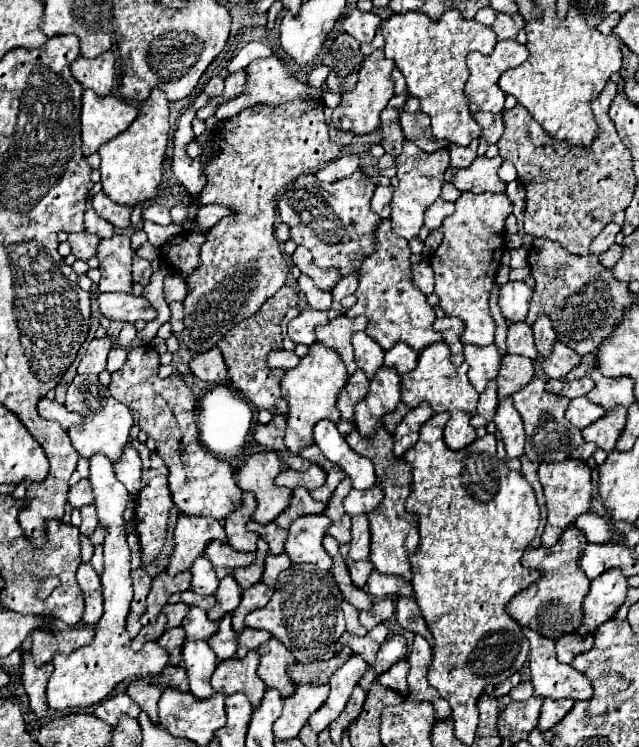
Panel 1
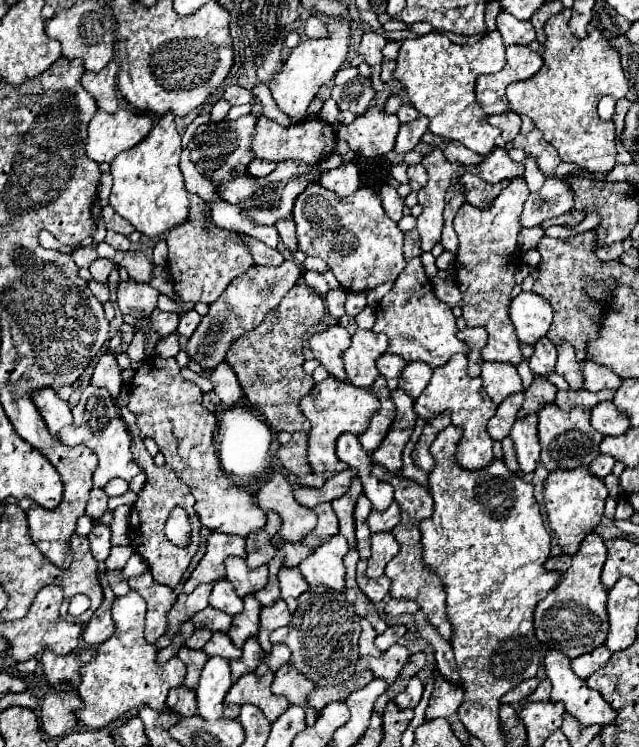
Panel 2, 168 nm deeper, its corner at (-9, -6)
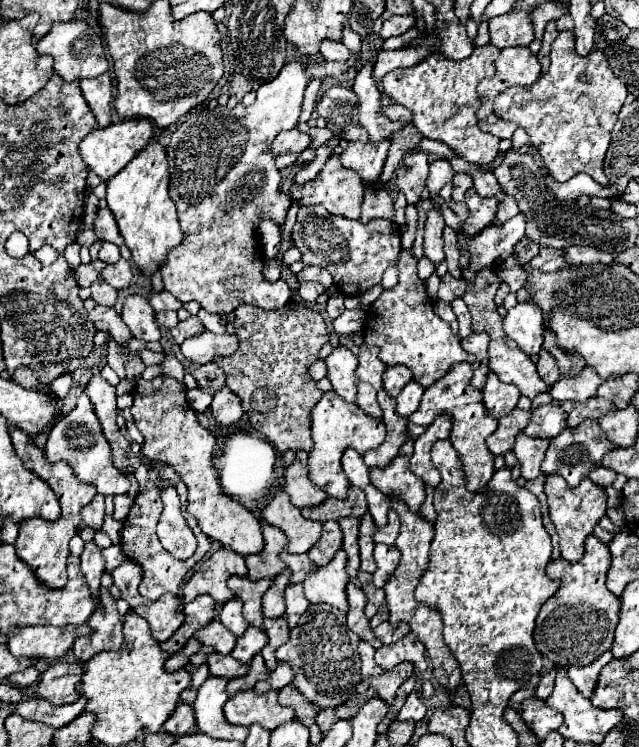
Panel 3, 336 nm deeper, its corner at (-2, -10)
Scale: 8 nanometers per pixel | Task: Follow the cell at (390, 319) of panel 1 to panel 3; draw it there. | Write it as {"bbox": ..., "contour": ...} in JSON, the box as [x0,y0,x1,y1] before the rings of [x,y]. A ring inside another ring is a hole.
{"bbox":[364,248,474,388],"contour":[[[410,248],[408,250],[402,250],[400,252],[400,258],[398,258],[398,284],[392,290],[384,290],[380,294],[380,298],[368,310],[368,318],[366,318],[366,326],[364,326],[364,342],[380,346],[380,360],[384,364],[388,364],[388,366],[404,364],[406,368],[412,370],[414,380],[418,384],[422,384],[424,388],[428,388],[440,376],[444,376],[452,364],[456,364],[456,362],[470,362],[472,364],[474,362],[474,356],[462,350],[460,338],[452,334],[450,324],[444,322],[444,320],[440,320],[434,314],[434,300],[426,294],[426,286],[418,278],[416,266],[418,266],[418,258],[412,256],[412,250]]]}

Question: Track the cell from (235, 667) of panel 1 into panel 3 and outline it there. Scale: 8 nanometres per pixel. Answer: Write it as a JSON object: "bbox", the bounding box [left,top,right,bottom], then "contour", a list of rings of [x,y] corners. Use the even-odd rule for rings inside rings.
{"bbox":[224,690,294,730],"contour":[[[256,690],[236,692],[224,704],[224,714],[230,724],[260,724],[266,730],[274,730],[278,724],[294,720],[292,708],[278,704],[276,690],[264,694],[256,694]]]}

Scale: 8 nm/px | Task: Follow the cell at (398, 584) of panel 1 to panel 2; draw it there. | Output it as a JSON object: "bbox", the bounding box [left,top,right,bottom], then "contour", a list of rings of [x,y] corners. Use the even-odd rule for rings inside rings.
{"bbox":[385,600,419,618],"contour":[[[389,600],[385,606],[385,614],[395,618],[401,614],[415,614],[419,610],[419,604],[413,604],[411,600]]]}

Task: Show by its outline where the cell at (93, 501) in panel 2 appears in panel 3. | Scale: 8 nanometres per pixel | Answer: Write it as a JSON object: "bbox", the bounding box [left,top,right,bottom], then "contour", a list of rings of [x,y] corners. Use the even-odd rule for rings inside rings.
{"bbox":[82,494,104,530],"contour":[[[96,494],[90,504],[86,504],[82,508],[82,520],[92,526],[94,530],[100,530],[102,528],[102,518],[104,518],[104,496]]]}

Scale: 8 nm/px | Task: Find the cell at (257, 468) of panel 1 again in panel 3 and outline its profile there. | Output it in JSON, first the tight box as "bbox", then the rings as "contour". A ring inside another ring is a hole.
{"bbox":[262,492,322,554],"contour":[[[276,492],[268,498],[266,506],[262,508],[262,518],[268,524],[278,526],[288,536],[286,552],[290,554],[308,552],[322,532],[322,524],[318,520],[306,520],[300,514],[300,508],[290,502],[286,492]]]}

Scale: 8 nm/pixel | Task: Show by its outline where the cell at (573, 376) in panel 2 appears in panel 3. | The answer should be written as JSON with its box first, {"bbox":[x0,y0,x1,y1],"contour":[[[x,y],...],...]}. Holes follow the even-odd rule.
{"bbox":[550,366,602,402],"contour":[[[584,366],[580,374],[568,376],[560,374],[560,378],[550,386],[550,394],[554,400],[574,400],[586,402],[590,396],[596,396],[596,388],[602,384],[602,378],[590,366]]]}

